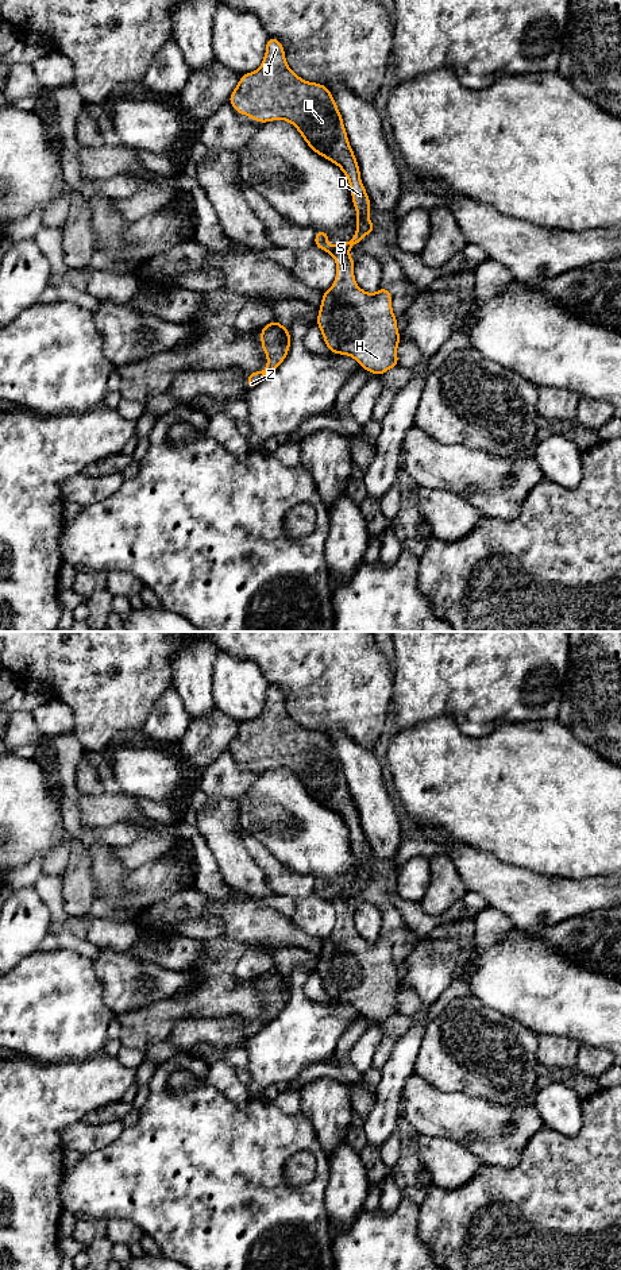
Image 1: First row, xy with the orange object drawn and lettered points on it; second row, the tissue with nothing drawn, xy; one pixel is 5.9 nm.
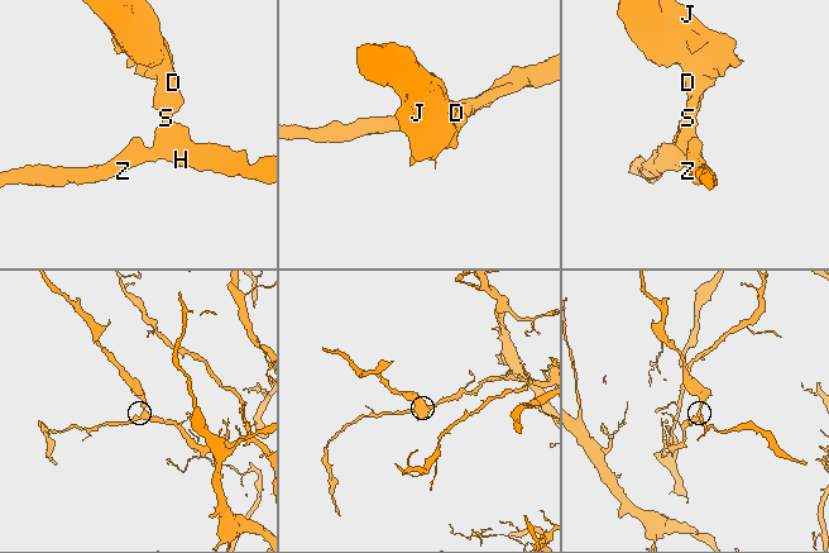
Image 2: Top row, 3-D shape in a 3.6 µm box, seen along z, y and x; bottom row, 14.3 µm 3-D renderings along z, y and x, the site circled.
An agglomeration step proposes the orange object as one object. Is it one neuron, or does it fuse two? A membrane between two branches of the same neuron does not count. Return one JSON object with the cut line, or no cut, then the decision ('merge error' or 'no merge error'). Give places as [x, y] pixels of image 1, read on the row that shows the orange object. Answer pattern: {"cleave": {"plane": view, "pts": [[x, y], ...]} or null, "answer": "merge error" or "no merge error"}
{"cleave": null, "answer": "no merge error"}

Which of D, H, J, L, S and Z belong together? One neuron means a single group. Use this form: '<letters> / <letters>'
D H J L S Z

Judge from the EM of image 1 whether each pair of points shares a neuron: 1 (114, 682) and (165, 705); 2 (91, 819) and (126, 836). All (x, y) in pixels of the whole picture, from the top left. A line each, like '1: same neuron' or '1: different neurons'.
1: different neurons
2: different neurons

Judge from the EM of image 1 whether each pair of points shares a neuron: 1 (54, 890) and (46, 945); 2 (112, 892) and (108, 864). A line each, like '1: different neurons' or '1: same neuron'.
1: different neurons
2: same neuron

